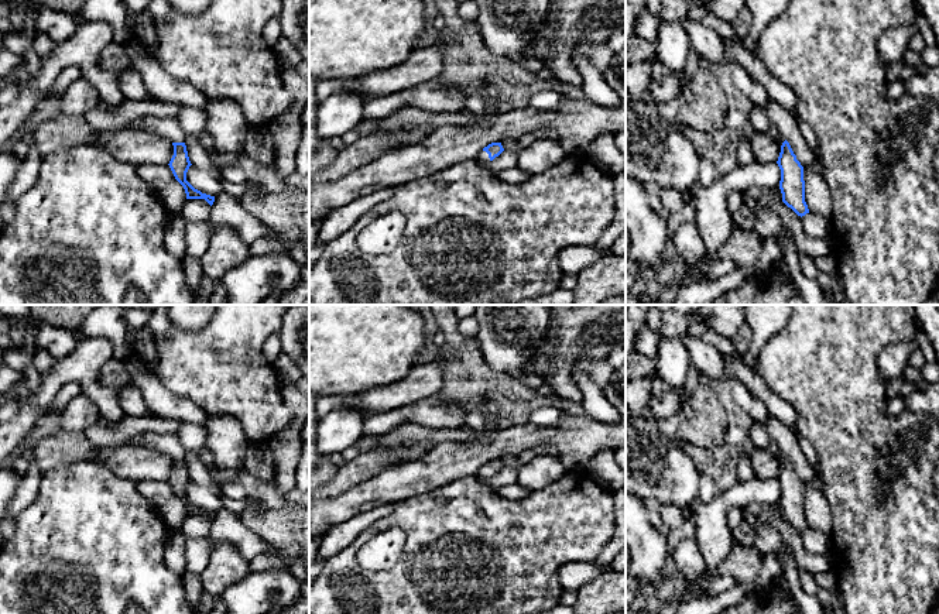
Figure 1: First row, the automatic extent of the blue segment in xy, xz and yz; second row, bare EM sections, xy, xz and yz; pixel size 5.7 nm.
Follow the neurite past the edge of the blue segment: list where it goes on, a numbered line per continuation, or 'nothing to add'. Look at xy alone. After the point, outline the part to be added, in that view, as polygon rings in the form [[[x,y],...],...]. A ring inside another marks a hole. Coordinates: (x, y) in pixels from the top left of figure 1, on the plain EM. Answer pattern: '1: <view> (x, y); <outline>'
1: xy (168, 445); [[[144,432],[143,446],[154,449],[169,459],[185,459],[185,449],[179,443],[175,435],[160,435],[155,432]]]

